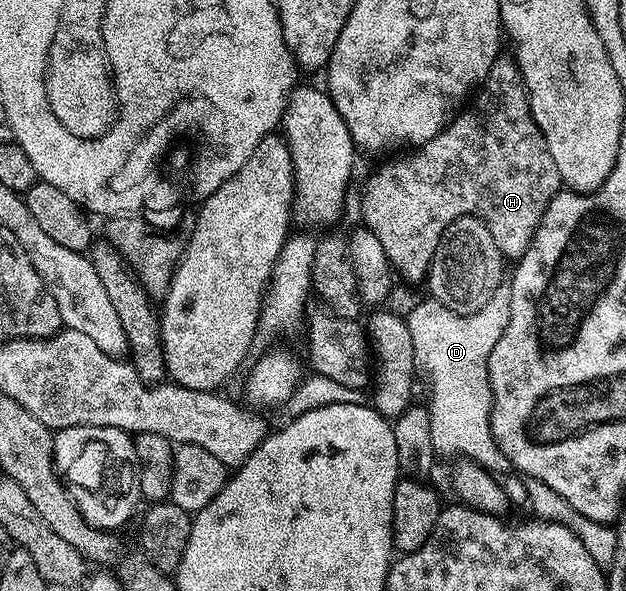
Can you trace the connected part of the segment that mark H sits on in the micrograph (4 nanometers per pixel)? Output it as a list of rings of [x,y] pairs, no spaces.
[[[507,54],[497,56],[490,74],[471,103],[453,116],[438,135],[430,138],[430,142],[419,145],[408,154],[408,160],[392,160],[369,178],[360,212],[364,215],[363,227],[382,242],[382,250],[386,250],[393,273],[412,284],[419,280],[421,283],[427,277],[434,250],[438,250],[440,235],[450,222],[463,216],[481,220],[490,230],[501,254],[509,261],[519,261],[538,230],[546,206],[562,188],[558,166],[554,166],[554,158],[550,158],[550,150],[546,150],[546,142],[530,114],[520,67]]]

